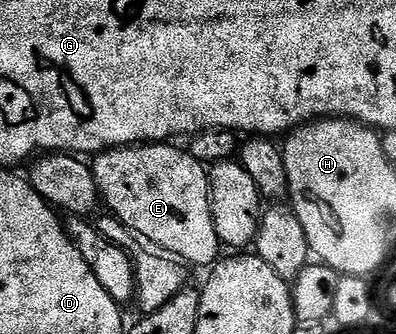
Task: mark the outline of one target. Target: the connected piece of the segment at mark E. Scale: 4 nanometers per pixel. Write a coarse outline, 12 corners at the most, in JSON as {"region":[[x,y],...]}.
{"region":[[172,143],[95,158],[122,224],[193,266],[222,249],[210,173]]}

